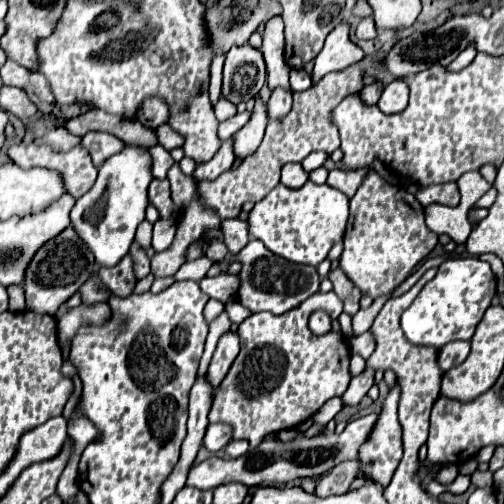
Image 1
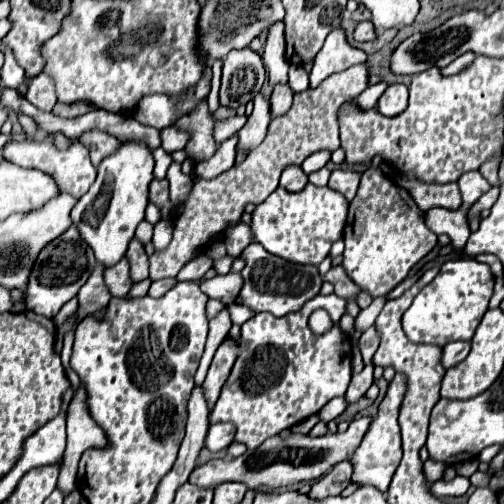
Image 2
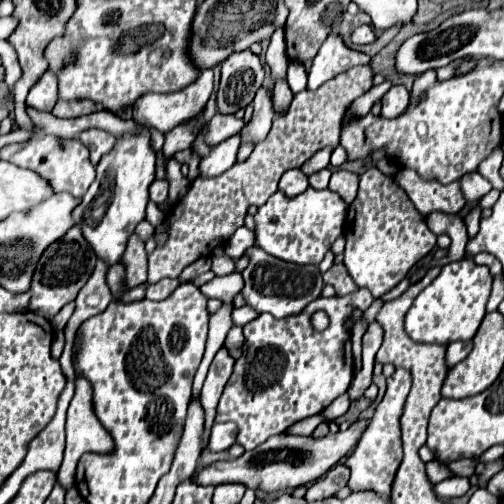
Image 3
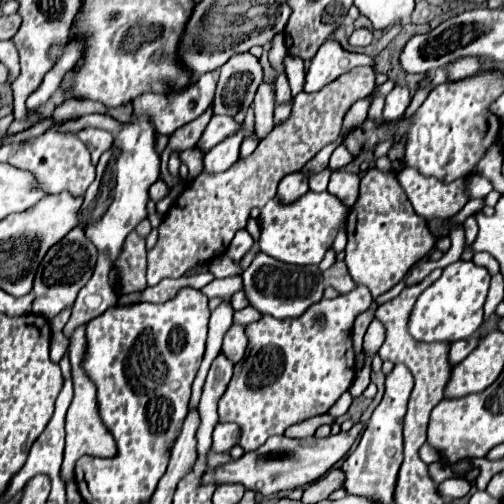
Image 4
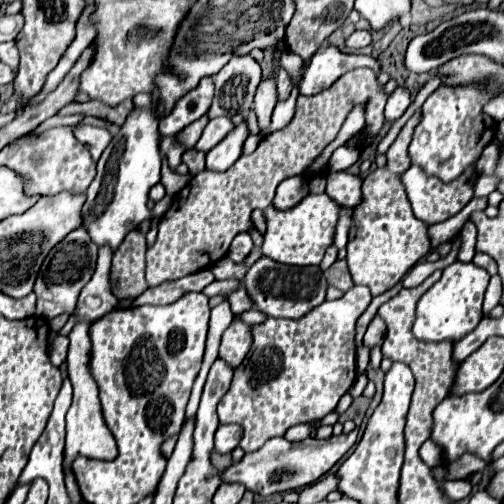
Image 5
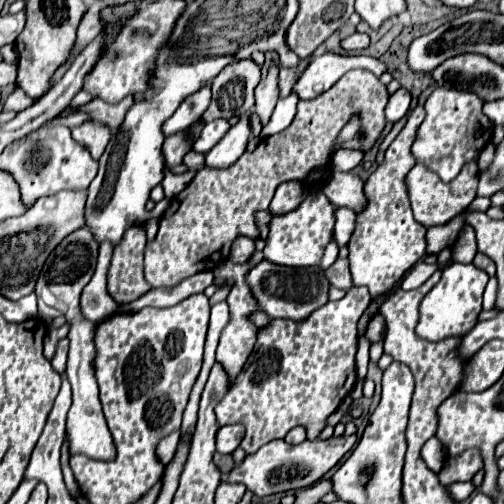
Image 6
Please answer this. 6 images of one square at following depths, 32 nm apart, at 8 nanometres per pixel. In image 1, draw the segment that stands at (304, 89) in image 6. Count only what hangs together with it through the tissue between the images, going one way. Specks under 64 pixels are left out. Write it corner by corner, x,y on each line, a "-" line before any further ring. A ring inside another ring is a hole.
338,24
332,34
328,34
324,48
314,60
312,84
318,84
326,74
340,72
356,62
360,62
366,54
348,40
348,24

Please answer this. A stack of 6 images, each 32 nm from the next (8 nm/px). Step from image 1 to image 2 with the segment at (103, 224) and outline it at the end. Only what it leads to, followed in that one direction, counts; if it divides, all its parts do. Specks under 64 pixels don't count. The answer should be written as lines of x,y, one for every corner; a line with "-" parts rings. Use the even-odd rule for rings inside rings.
142,140
120,142
114,154
98,164
98,176
90,190
78,200
72,210
72,222
82,238
94,250
96,260
110,266
124,258
136,226
144,220
148,204
148,186
154,180
154,156

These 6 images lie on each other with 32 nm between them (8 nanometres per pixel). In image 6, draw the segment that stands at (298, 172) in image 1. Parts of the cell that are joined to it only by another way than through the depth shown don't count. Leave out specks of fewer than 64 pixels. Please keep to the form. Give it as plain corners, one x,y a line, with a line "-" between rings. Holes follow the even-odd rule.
290,182
290,184
280,184
280,188
276,190
272,204
270,204
270,214
272,216
280,216
280,214
288,214
292,210
296,210
302,200
306,198
306,190
302,184

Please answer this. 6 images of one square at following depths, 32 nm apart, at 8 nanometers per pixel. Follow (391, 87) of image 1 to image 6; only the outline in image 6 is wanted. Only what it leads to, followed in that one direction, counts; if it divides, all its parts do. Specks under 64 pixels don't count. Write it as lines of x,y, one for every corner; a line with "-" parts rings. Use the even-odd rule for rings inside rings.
400,88
396,94
390,96
388,100
388,106
386,106
386,120
388,122
398,122
400,118
406,116
406,112
410,110
410,104
412,104
412,94
404,88

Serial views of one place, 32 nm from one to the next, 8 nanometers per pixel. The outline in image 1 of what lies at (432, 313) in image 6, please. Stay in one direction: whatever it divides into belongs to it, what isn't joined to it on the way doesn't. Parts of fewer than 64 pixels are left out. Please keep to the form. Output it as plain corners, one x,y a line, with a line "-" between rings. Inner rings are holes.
476,256
448,258
440,264
436,278
422,288
410,308
402,314
402,330
412,344
422,346
442,348
452,340
470,340
494,294
496,278
488,268
488,262
482,262

